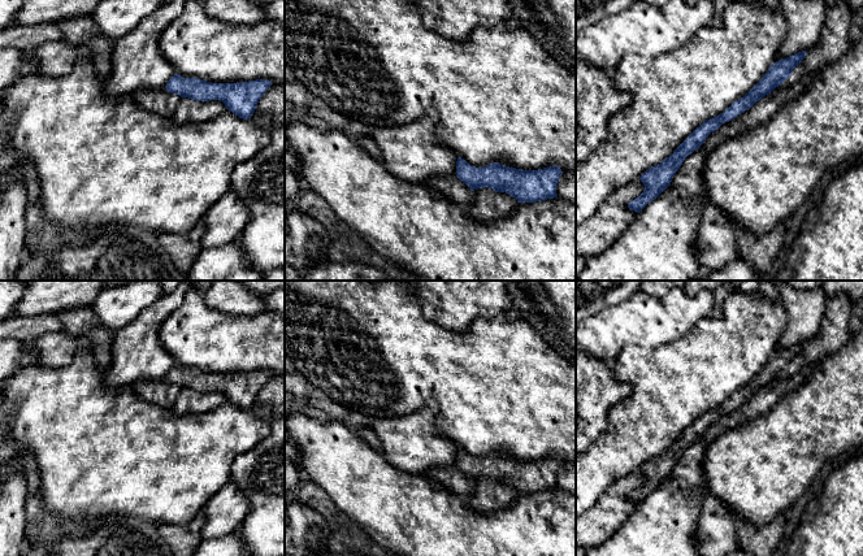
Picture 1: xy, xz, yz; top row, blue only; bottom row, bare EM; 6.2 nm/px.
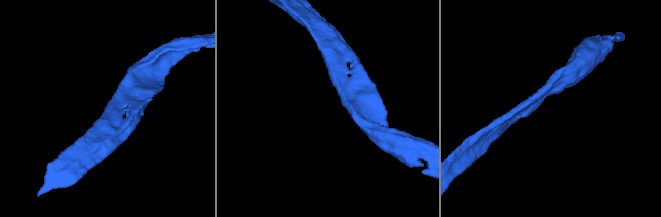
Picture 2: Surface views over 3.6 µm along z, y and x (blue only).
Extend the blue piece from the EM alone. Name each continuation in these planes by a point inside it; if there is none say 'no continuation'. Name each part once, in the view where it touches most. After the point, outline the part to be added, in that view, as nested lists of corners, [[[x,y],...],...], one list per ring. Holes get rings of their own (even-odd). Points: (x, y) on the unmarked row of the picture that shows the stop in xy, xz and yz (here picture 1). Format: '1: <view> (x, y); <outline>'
no continuation

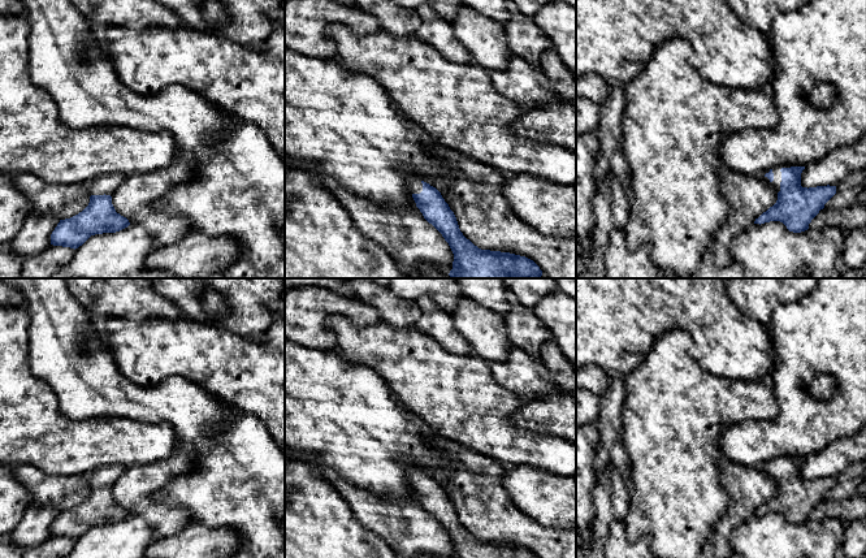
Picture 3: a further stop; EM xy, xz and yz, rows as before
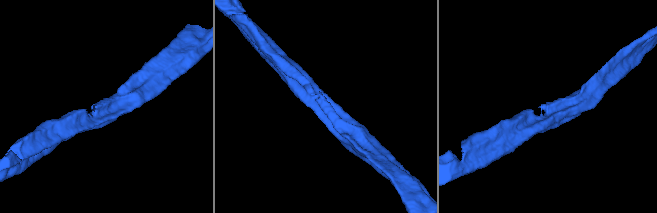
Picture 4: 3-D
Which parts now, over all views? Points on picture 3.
1: yz (775, 475); [[[779,457],[772,459],[772,464],[774,464],[774,472],[771,473],[765,466],[768,464],[770,462],[766,462],[762,467],[759,467],[762,471],[765,471],[766,473],[768,473],[778,484],[780,483],[780,473],[781,473],[781,459],[791,459],[788,457]]]

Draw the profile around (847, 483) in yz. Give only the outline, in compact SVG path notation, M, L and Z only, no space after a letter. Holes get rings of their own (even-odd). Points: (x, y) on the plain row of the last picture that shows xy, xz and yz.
M863 462L852 464L836 476L836 485L824 496L824 499L843 501L850 498L863 484L865 473Z

